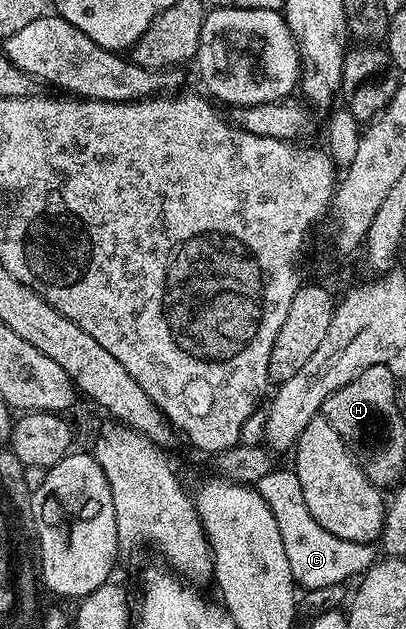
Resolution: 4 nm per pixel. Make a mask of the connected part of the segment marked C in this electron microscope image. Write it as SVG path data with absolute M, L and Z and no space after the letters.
M275 468L255 482L254 487L275 516L289 569L301 588L312 589L349 582L354 575L362 576L377 561L377 548L372 543L352 543L351 540L340 539L316 523L316 519L312 518L311 512L308 511L307 503L304 502L299 477L292 469Z

